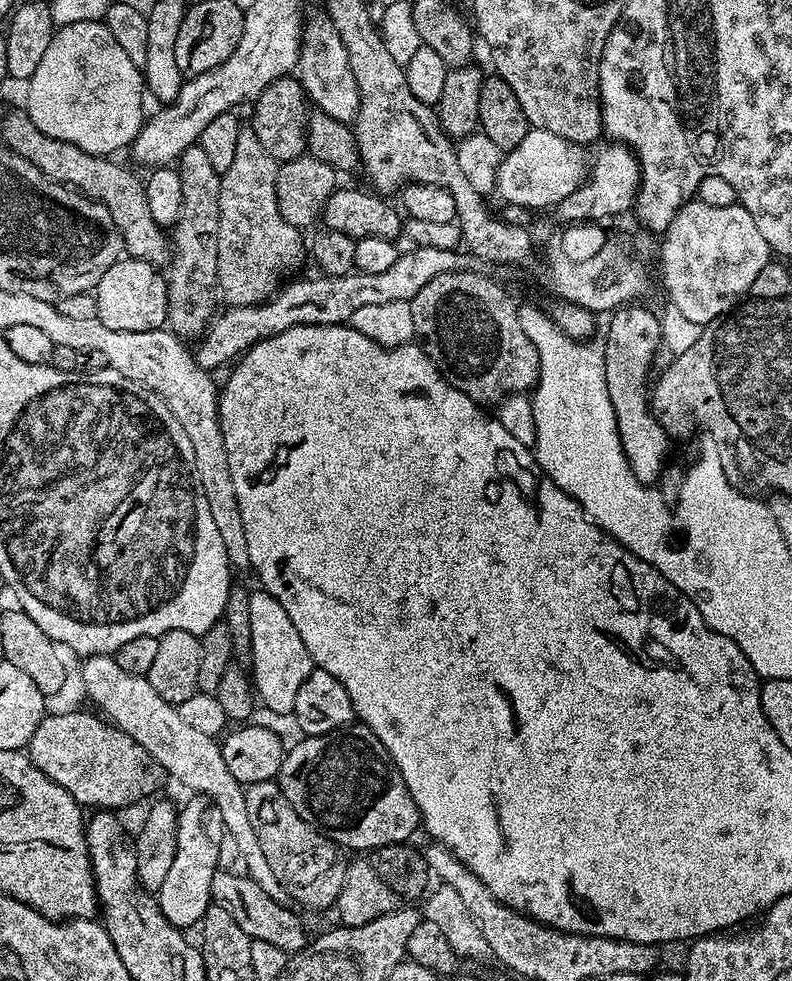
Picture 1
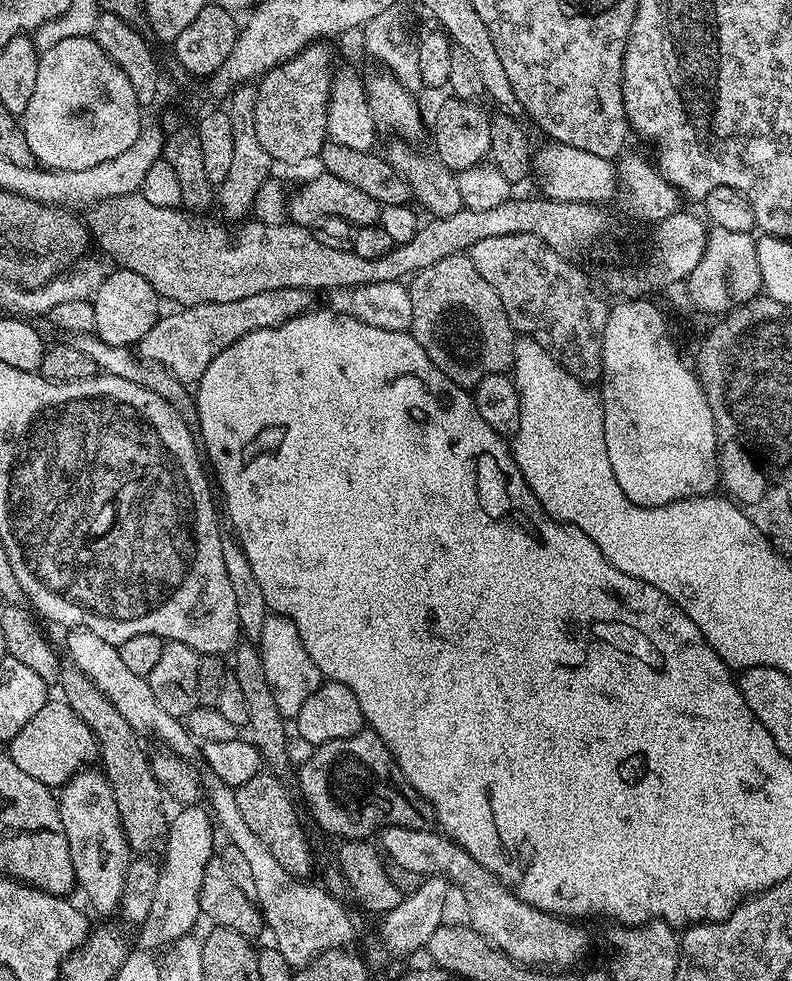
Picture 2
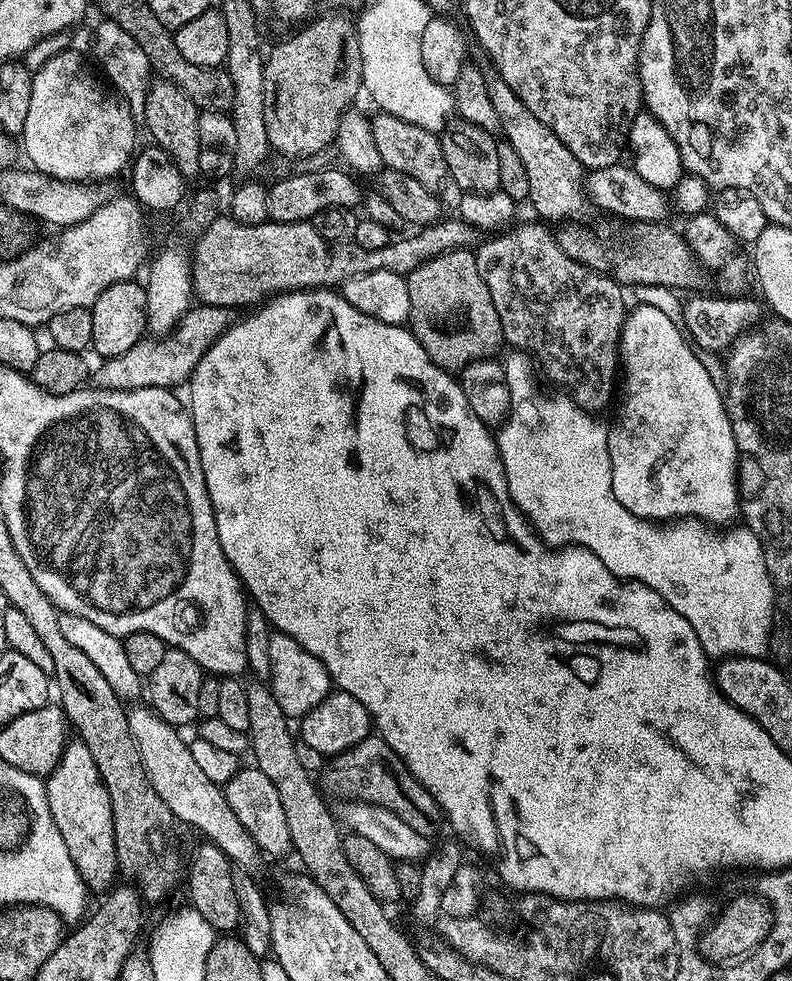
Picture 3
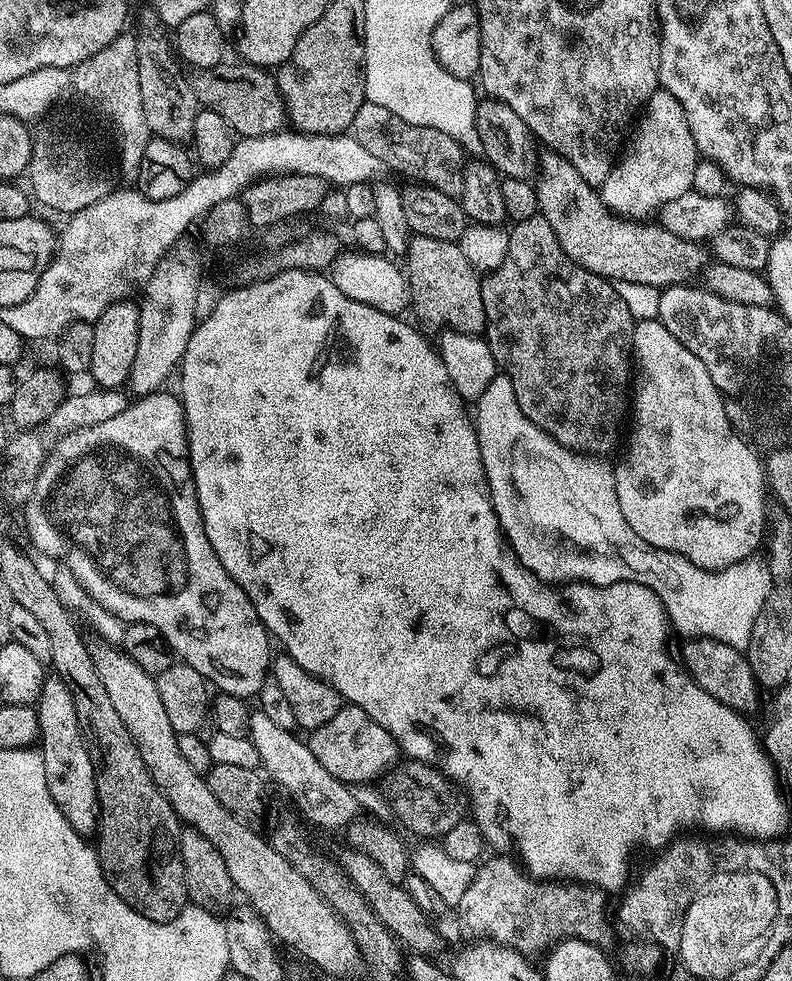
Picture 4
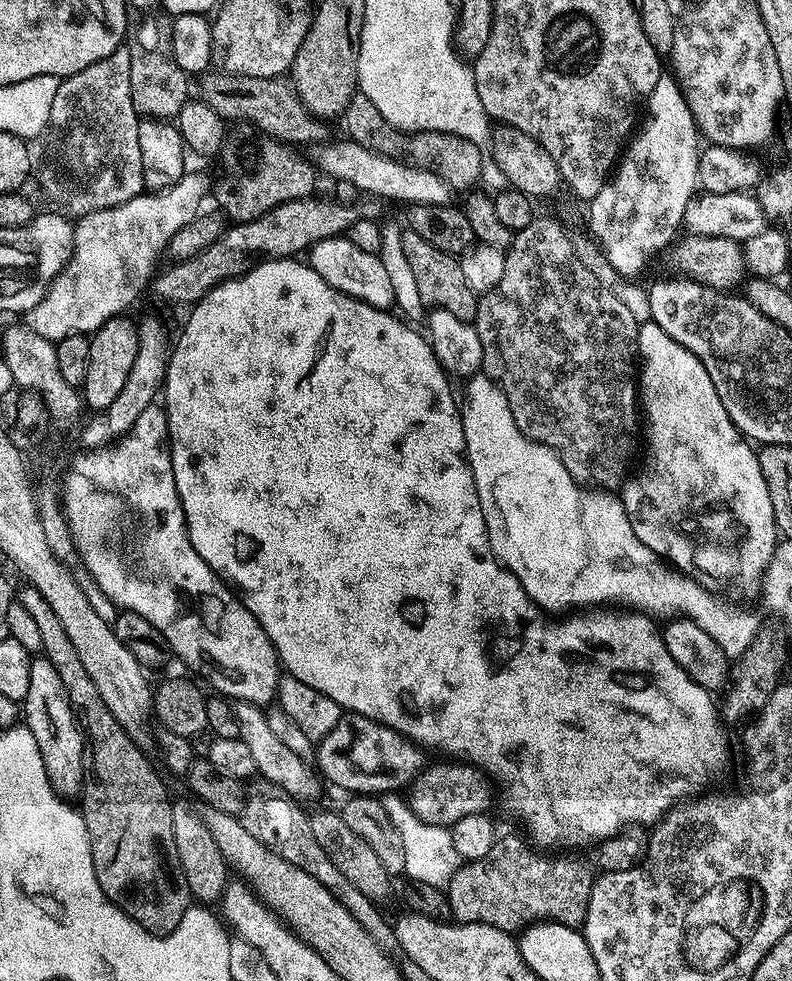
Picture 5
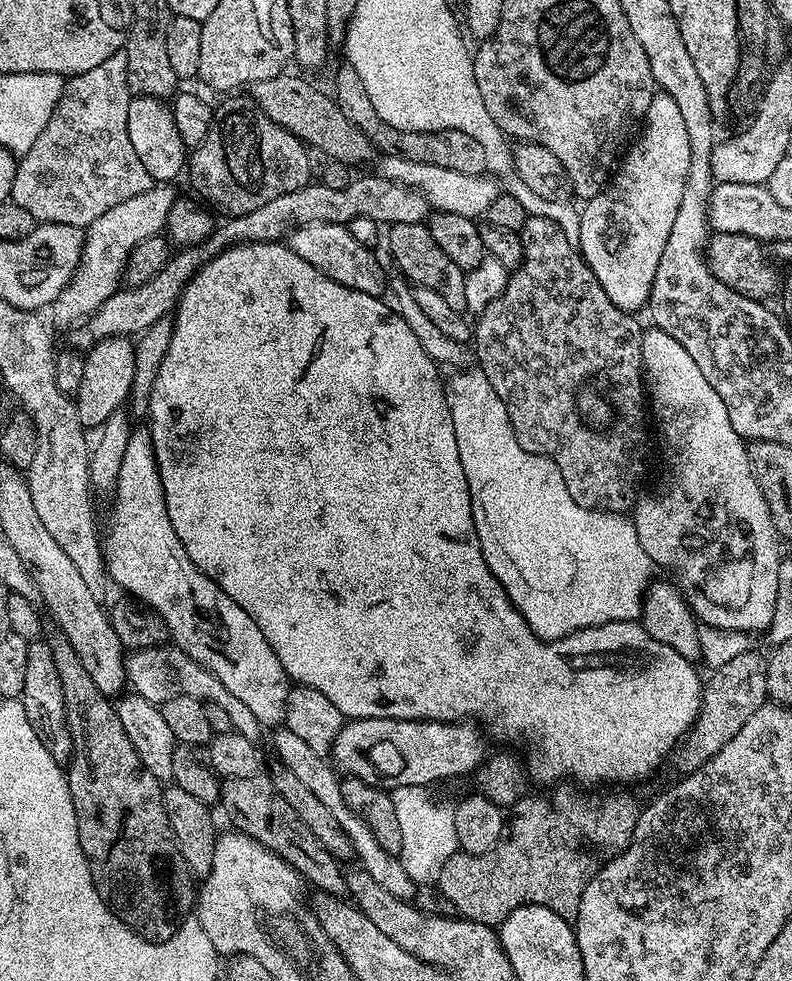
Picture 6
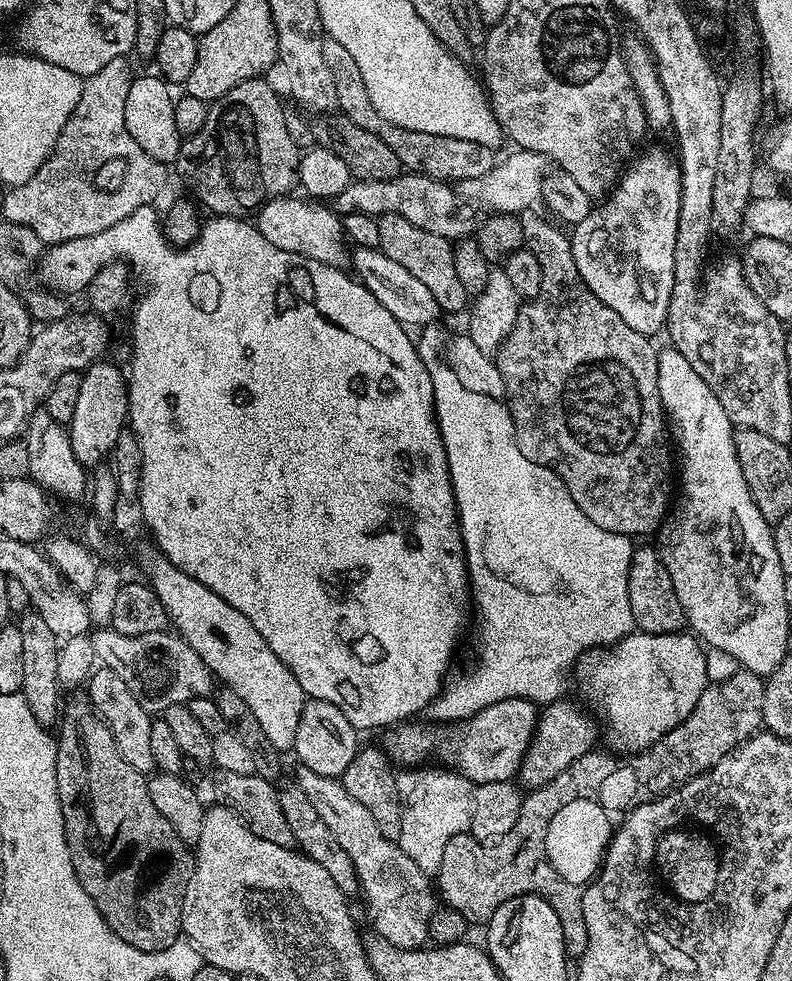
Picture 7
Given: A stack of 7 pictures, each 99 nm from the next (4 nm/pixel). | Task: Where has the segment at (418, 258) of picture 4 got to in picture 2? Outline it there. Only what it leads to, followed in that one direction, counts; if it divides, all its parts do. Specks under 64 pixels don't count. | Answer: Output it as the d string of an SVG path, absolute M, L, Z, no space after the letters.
M471 255L447 256L417 272L408 284L414 318L410 335L426 350L430 362L460 388L475 389L483 376L507 373L516 362L518 334L502 310L494 286L478 274Z

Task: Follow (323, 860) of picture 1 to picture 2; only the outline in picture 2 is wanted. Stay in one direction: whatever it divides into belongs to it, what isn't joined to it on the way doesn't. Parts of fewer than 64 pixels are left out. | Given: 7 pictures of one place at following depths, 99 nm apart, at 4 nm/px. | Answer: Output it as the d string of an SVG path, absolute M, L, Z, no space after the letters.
M261 774L250 778L248 782L242 782L242 786L234 789L236 805L246 826L250 826L250 830L258 834L258 838L262 838L270 854L278 858L278 863L292 875L304 878L312 868L312 848L308 845L308 836L300 825L300 818L292 806L287 790L275 779L279 780L275 775Z

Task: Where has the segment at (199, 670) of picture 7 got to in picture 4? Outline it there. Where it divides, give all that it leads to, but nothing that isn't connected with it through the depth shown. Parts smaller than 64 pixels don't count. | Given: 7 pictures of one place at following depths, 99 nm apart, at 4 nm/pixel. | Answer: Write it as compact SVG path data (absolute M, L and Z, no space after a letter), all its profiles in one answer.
M256 710L250 718L248 736L258 750L263 771L269 777L276 776L277 782L288 791L296 803L300 804L301 812L312 823L320 828L343 830L361 815L360 804L352 793L355 791L338 778L334 778L334 774L330 774L330 770L326 770L326 766L322 766L322 762L314 758L307 743L303 739L299 740L296 732L284 733L282 726L270 722L266 714Z

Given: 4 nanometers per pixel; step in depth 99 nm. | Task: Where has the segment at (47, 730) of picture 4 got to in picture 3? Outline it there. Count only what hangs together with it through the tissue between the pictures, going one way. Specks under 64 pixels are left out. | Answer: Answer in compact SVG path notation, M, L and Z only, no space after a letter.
M72 738L64 745L64 752L54 766L54 770L44 780L46 802L50 806L50 818L54 818L54 826L58 826L58 834L62 834L62 842L66 842L66 850L70 850L70 862L78 870L89 889L107 889L117 879L116 847L114 846L114 818L110 806L110 794L106 794L106 786L98 774L98 766L94 766L94 758L90 758L87 744L79 738Z

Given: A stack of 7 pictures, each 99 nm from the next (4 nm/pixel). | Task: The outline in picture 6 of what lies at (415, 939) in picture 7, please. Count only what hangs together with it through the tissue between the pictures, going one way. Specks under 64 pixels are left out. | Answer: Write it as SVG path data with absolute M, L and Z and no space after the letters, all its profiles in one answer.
M280 726L271 733L271 736L272 748L276 751L275 759L283 764L286 770L291 770L326 805L326 810L334 814L338 826L342 826L346 838L352 843L352 851L358 859L359 867L365 868L370 878L378 882L378 886L386 886L386 890L390 890L390 894L394 894L399 900L411 901L415 897L417 885L412 883L399 859L393 853L382 850L382 846L378 846L378 838L374 838L374 830L370 830L364 819L351 812L346 802L342 802L341 777L335 767L321 753L310 750L310 746L306 746L306 742L302 742L302 738L294 734L294 730Z

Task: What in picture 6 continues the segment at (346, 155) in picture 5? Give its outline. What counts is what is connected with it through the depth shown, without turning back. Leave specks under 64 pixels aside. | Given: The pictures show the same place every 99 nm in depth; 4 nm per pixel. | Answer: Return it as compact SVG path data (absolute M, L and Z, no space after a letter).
M384 156L381 159L379 175L390 182L398 182L402 186L417 188L428 199L435 211L462 214L466 218L476 220L487 213L490 202L502 195L497 181L491 175L470 176L458 174L456 170L445 170L442 166L429 166L426 162L406 162L406 158Z

